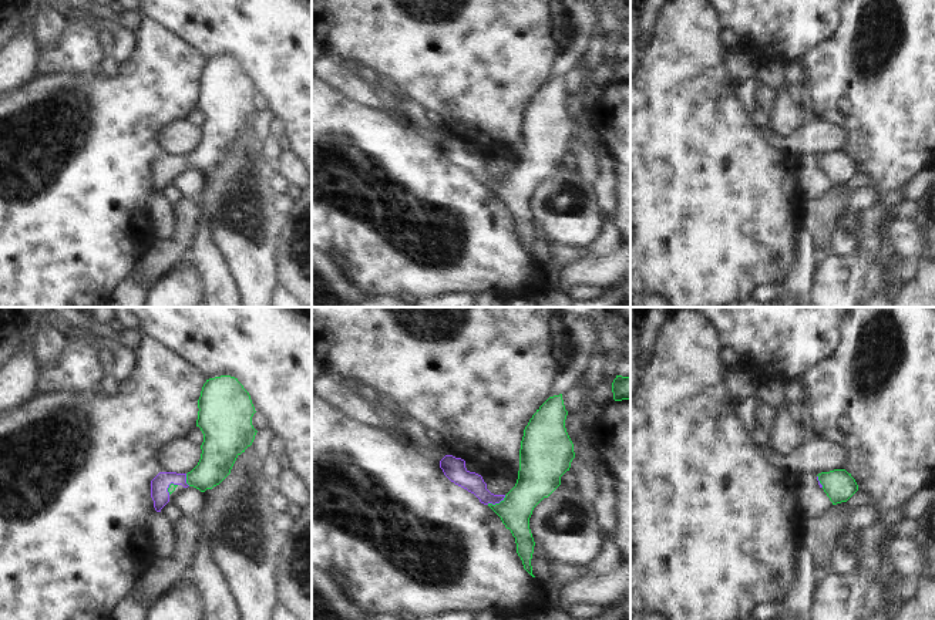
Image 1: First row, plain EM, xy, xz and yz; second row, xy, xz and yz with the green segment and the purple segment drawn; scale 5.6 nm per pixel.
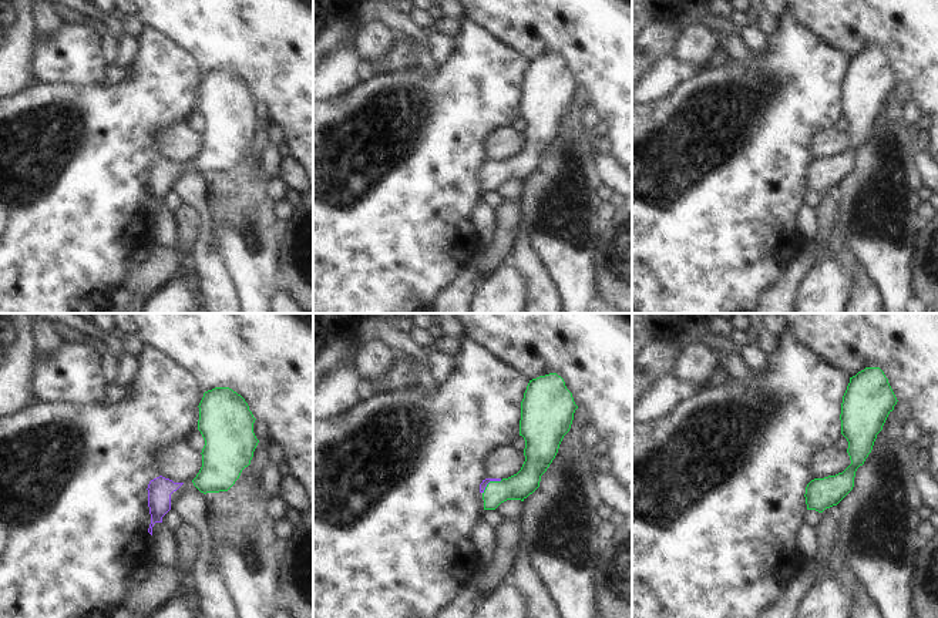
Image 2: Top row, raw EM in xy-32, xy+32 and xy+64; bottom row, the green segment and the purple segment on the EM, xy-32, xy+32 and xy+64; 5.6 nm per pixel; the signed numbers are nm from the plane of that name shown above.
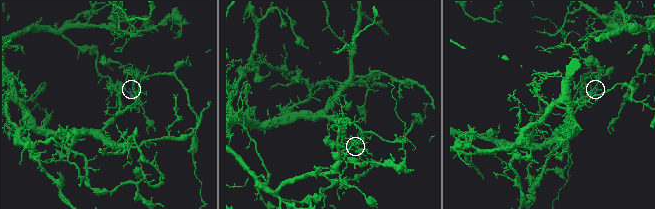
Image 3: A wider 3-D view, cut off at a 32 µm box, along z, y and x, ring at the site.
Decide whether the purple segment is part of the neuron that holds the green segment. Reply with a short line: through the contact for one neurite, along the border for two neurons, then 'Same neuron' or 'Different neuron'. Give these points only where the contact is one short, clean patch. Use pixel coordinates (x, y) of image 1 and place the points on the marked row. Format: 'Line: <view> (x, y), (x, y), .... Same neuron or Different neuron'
Line: xz (534, 482), (513, 504), (495, 504), (473, 482). Same neuron.

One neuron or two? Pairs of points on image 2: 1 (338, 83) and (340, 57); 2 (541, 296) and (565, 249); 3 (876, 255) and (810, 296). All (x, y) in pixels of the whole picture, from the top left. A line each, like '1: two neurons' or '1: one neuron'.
1: one neuron
2: two neurons
3: two neurons

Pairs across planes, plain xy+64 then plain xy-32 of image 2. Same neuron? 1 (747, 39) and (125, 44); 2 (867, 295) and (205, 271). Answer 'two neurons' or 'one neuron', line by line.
1: one neuron
2: one neuron

